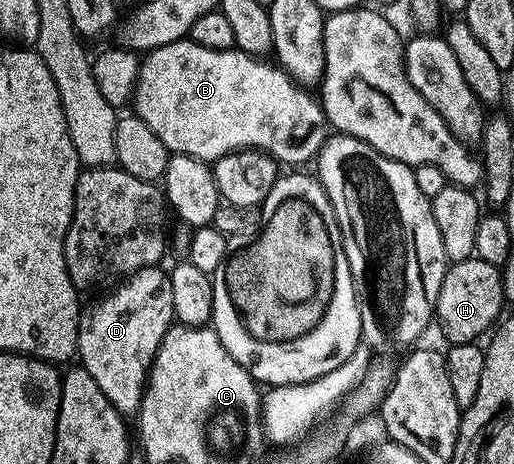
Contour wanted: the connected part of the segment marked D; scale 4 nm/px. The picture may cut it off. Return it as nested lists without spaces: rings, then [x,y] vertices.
[[[161,267],[140,269],[109,292],[113,291],[82,312],[76,356],[81,357],[80,364],[99,383],[110,403],[122,415],[133,415],[141,408],[149,368],[163,343],[163,335],[175,321],[171,279]]]

